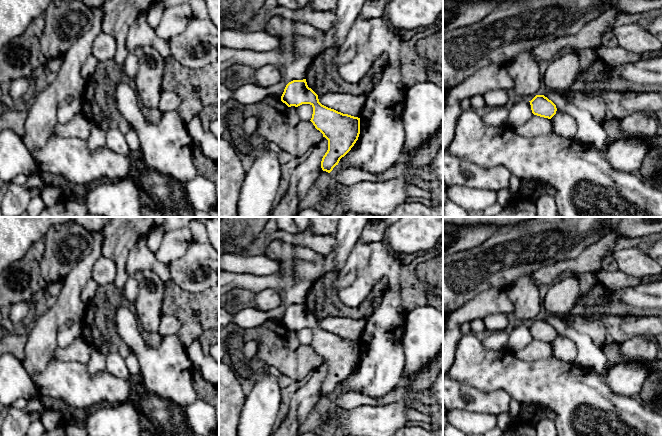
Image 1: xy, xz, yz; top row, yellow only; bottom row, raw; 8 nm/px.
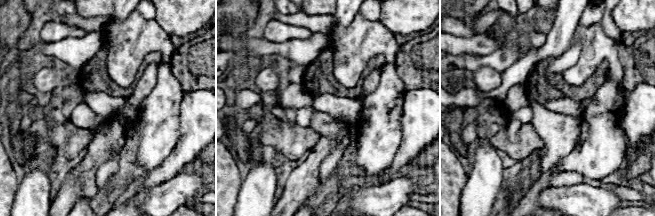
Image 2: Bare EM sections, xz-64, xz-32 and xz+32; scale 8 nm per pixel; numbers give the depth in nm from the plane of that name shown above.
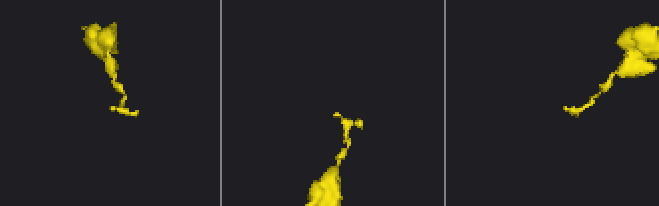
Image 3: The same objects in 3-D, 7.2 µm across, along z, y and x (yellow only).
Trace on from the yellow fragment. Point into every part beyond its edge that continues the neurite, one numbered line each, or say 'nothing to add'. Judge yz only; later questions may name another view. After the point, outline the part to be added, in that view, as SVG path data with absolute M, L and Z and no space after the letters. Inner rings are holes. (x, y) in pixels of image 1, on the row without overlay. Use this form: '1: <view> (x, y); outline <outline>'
nothing to add

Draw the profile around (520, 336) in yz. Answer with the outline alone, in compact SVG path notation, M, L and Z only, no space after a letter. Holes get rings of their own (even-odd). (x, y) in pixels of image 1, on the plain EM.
M513 323L508 339L507 348L517 351L525 348L534 338L531 334L530 326L522 323Z

